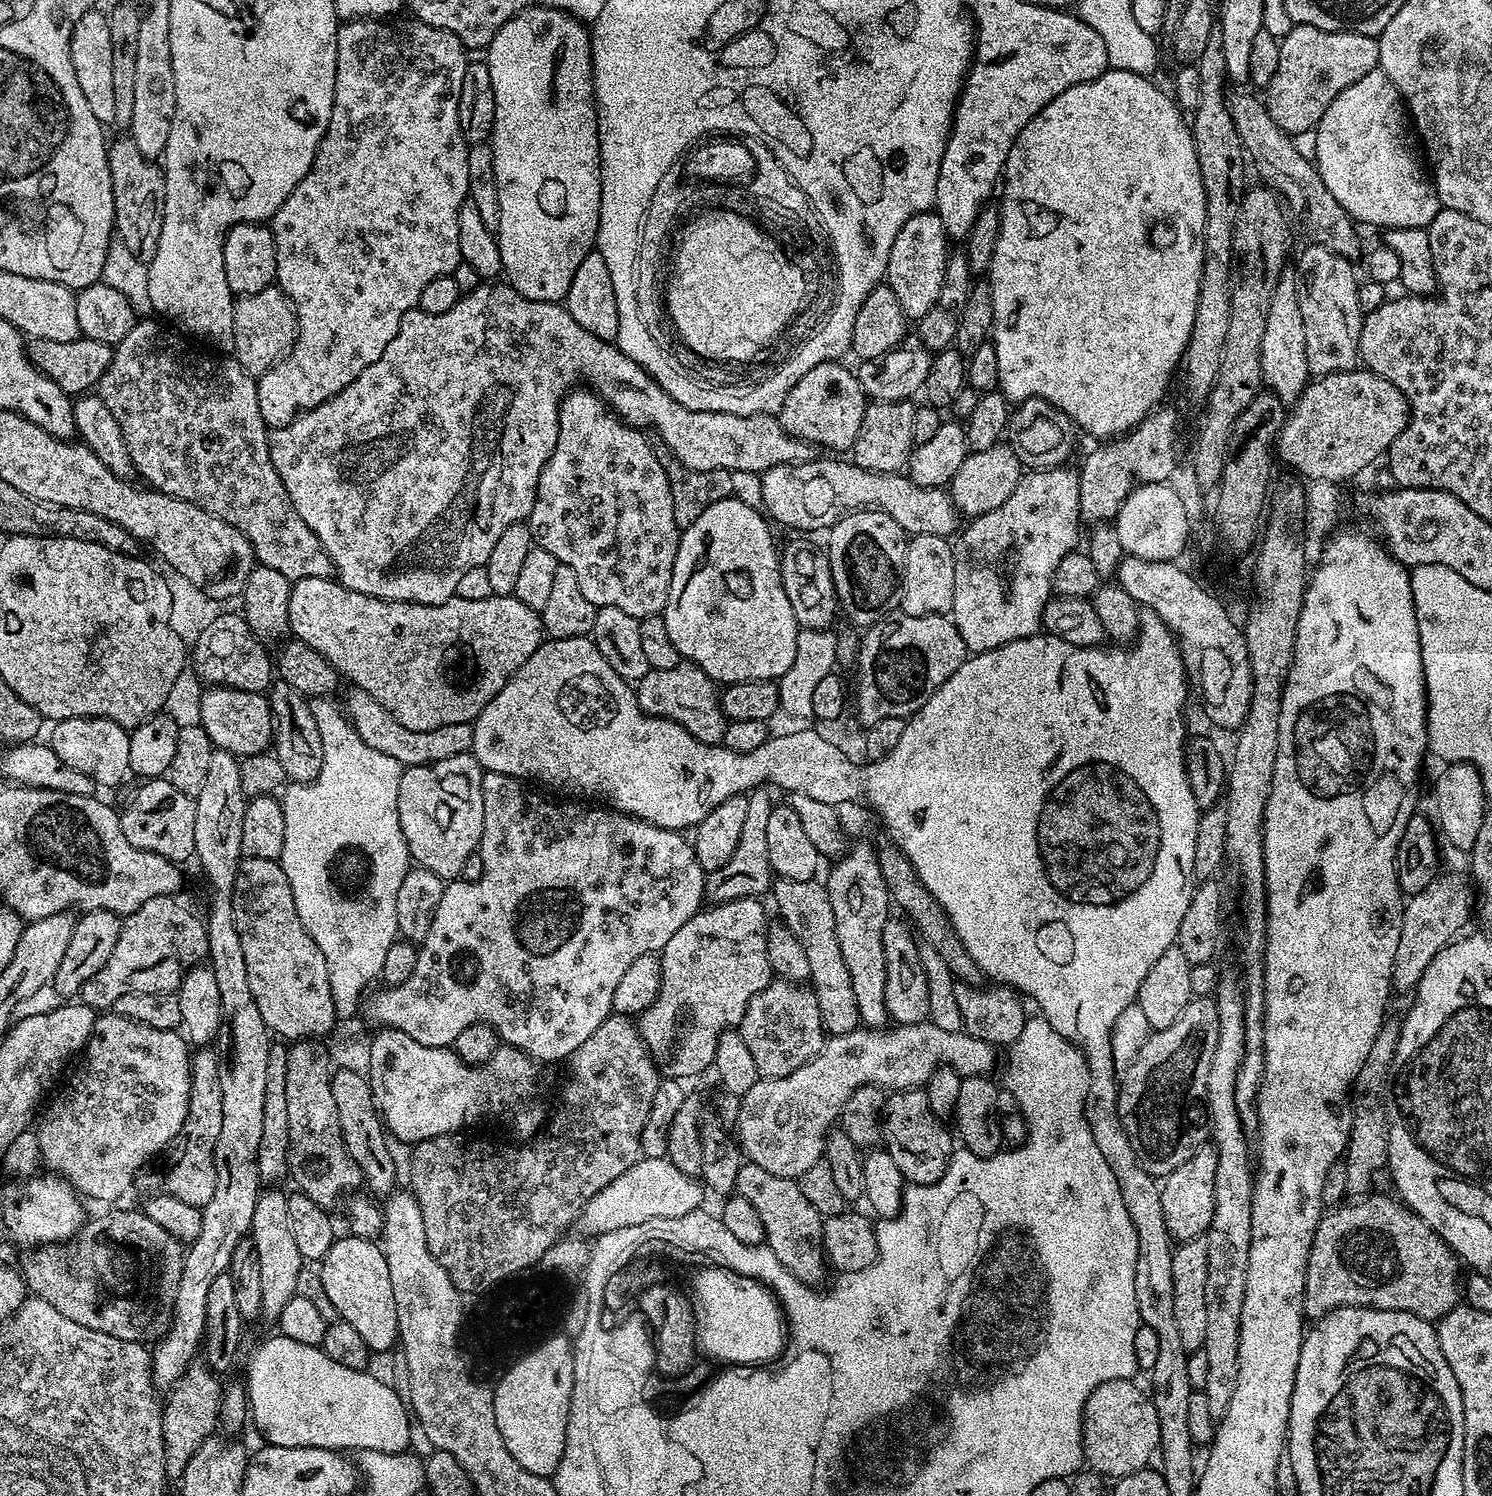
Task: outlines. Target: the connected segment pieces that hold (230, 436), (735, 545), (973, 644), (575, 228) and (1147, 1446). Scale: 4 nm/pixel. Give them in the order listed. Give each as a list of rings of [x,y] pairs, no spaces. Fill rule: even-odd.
[[[152,318],[141,319],[130,330],[130,334],[126,334],[126,338],[122,338],[122,342],[115,345],[110,366],[106,370],[106,374],[102,374],[98,385],[98,395],[102,398],[102,402],[106,402],[110,414],[114,414],[114,422],[118,422],[118,426],[122,430],[122,438],[126,438],[126,448],[130,450],[132,467],[138,476],[140,472],[141,478],[139,477],[139,479],[145,485],[155,488],[162,494],[190,502],[226,522],[230,522],[238,530],[242,530],[242,534],[250,542],[253,557],[259,563],[270,566],[270,570],[278,570],[278,574],[283,574],[288,580],[295,582],[302,578],[331,577],[334,572],[332,559],[328,557],[322,542],[318,542],[318,534],[314,534],[314,530],[310,530],[310,526],[306,526],[306,522],[302,522],[302,518],[298,518],[298,510],[294,510],[294,502],[290,502],[290,494],[286,494],[286,486],[282,486],[282,478],[278,478],[278,470],[274,470],[274,462],[270,462],[270,446],[268,445],[270,429],[262,418],[262,410],[258,410],[258,390],[254,377],[239,364],[235,355],[211,356],[210,353],[203,352],[200,348],[191,348],[187,344],[189,341],[183,335],[177,334],[171,327],[165,326],[155,319],[152,319],[153,321],[148,319]]]
[[[729,498],[714,502],[714,506],[708,507],[680,533],[670,594],[662,613],[666,634],[670,634],[670,642],[674,642],[680,657],[689,664],[696,664],[720,686],[747,680],[779,681],[794,662],[800,628],[794,618],[794,606],[790,606],[790,598],[786,598],[782,586],[780,552],[771,527],[761,509]]]
[[[1072,466],[1025,471],[1018,486],[1014,486],[1014,494],[998,510],[975,517],[969,523],[972,525],[959,533],[960,541],[954,544],[954,602],[950,618],[956,623],[958,634],[962,634],[969,653],[989,652],[1041,631],[1044,607],[1053,595],[1054,570],[1077,547],[1076,539],[1080,536],[1079,481],[1079,471]]]
[[[547,6],[523,8],[518,15],[510,18],[498,34],[494,34],[486,49],[486,63],[490,70],[490,82],[494,82],[494,126],[490,143],[494,154],[494,178],[498,182],[498,210],[500,225],[494,229],[496,241],[502,254],[503,275],[507,283],[517,288],[528,300],[558,304],[567,301],[570,282],[582,258],[593,251],[600,217],[600,139],[598,138],[598,118],[596,117],[596,91],[592,85],[592,37],[589,29],[569,12]]]
[[[1132,1380],[1102,1382],[1092,1391],[1084,1407],[1084,1458],[1087,1467],[1105,1478],[1129,1476],[1153,1463],[1160,1446],[1158,1414],[1152,1405],[1151,1395]]]

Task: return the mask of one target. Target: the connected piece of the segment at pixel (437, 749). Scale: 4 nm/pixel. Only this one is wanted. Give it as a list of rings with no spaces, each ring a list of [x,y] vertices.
[[[353,687],[352,693],[342,700],[342,711],[347,716],[354,730],[358,730],[358,736],[368,746],[374,746],[374,750],[382,750],[382,754],[390,754],[390,758],[397,760],[401,766],[413,768],[419,764],[433,764],[442,762],[442,758],[454,758],[472,751],[472,724],[455,724],[454,726],[438,726],[438,730],[406,730],[382,706],[382,702],[374,702],[366,690]]]

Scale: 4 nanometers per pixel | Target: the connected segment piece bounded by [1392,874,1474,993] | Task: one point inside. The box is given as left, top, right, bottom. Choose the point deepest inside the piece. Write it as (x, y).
(1433, 918)

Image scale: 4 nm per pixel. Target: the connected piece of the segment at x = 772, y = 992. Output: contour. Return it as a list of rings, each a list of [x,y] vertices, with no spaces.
[[[779,978],[773,979],[761,992],[754,994],[754,998],[750,998],[750,1006],[746,1006],[738,1031],[754,1057],[754,1066],[758,1066],[764,1078],[789,1076],[814,1059],[826,1039],[815,991],[797,981]]]

